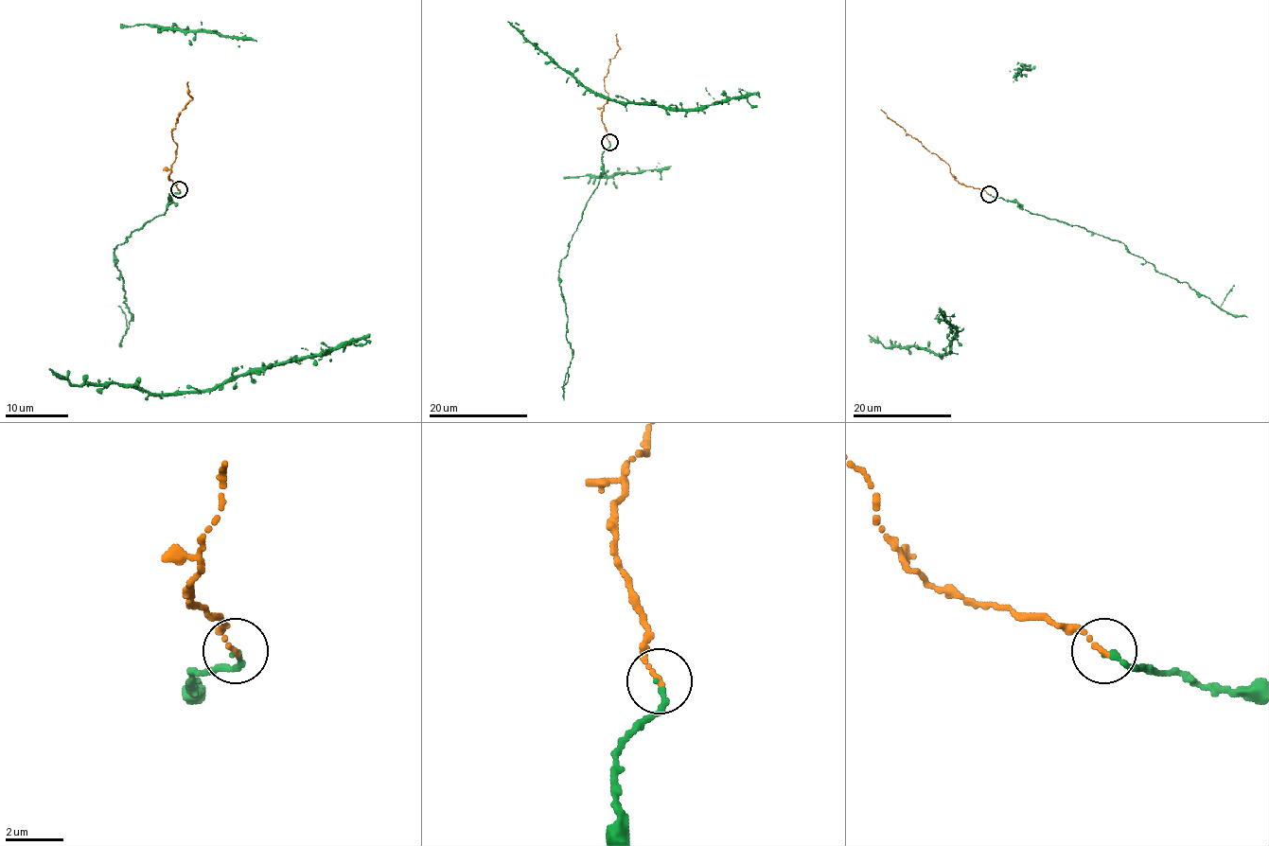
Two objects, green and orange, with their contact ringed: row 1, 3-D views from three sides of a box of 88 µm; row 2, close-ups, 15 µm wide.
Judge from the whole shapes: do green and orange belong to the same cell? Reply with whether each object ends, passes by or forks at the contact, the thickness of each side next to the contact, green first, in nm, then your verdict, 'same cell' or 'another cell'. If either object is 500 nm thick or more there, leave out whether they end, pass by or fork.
green ends there; orange ends there; 200 nm thick on the green side, 170 nm on the other; same cell

